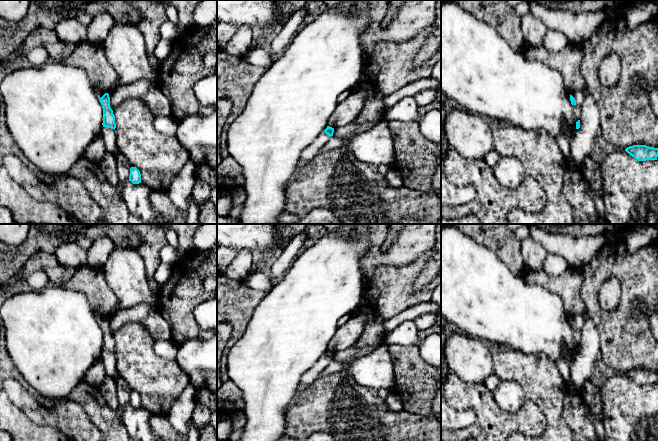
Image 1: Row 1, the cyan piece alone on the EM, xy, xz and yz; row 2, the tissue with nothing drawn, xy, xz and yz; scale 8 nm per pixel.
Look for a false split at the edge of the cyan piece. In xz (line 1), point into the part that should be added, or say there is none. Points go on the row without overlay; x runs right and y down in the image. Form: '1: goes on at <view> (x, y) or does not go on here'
1: goes on at xz (309, 377)

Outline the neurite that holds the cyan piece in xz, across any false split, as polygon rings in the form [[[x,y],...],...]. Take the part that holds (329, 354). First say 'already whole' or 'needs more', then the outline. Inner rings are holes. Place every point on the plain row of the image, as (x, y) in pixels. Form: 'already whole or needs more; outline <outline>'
needs more; outline [[[327,350],[327,352],[320,357],[320,359],[301,377],[302,387],[309,386],[313,384],[316,379],[320,376],[321,372],[326,368],[326,366],[333,360],[334,352]]]

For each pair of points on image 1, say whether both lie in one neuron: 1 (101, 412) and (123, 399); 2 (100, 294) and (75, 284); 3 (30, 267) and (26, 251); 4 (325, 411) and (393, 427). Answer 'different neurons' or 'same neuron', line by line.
1: different neurons
2: same neuron
3: different neurons
4: same neuron

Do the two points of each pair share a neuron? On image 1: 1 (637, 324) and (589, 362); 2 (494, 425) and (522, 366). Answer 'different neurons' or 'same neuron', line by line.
1: different neurons
2: different neurons

